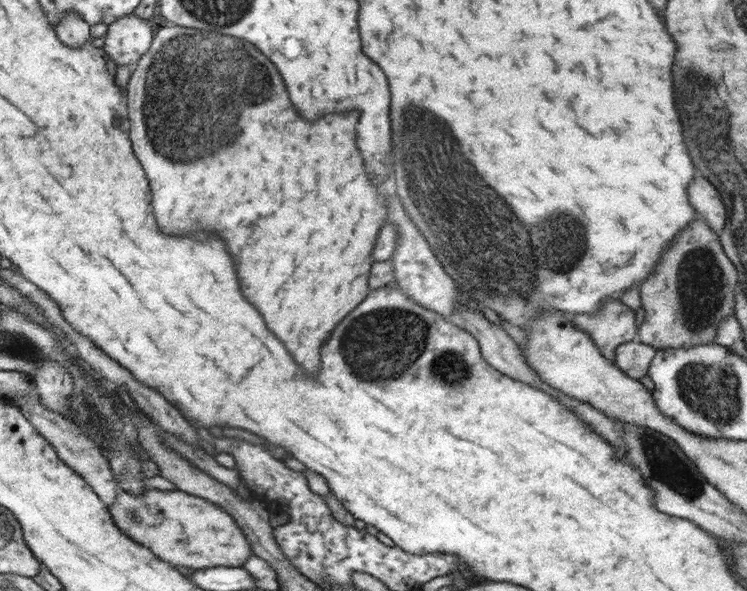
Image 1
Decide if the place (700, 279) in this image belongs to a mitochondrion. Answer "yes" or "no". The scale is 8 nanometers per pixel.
yes

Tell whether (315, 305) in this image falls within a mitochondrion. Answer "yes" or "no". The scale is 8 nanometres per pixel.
no

